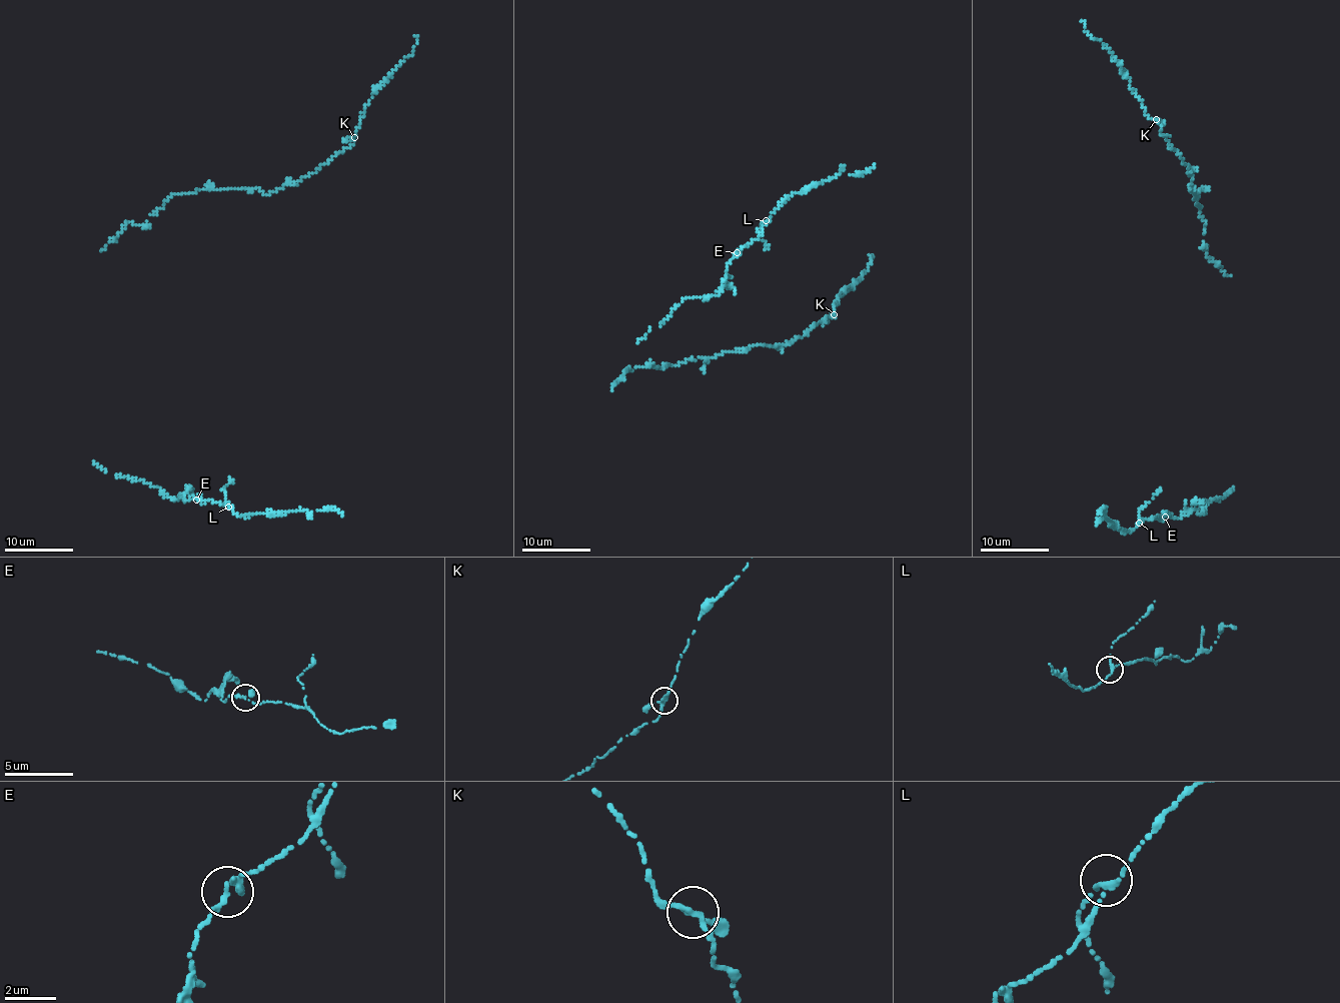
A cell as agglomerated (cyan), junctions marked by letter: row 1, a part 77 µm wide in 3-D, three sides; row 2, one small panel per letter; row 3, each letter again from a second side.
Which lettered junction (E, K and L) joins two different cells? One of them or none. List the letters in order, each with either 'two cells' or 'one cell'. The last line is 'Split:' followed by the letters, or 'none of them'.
E: one cell
K: one cell
L: one cell
Split: none of them

